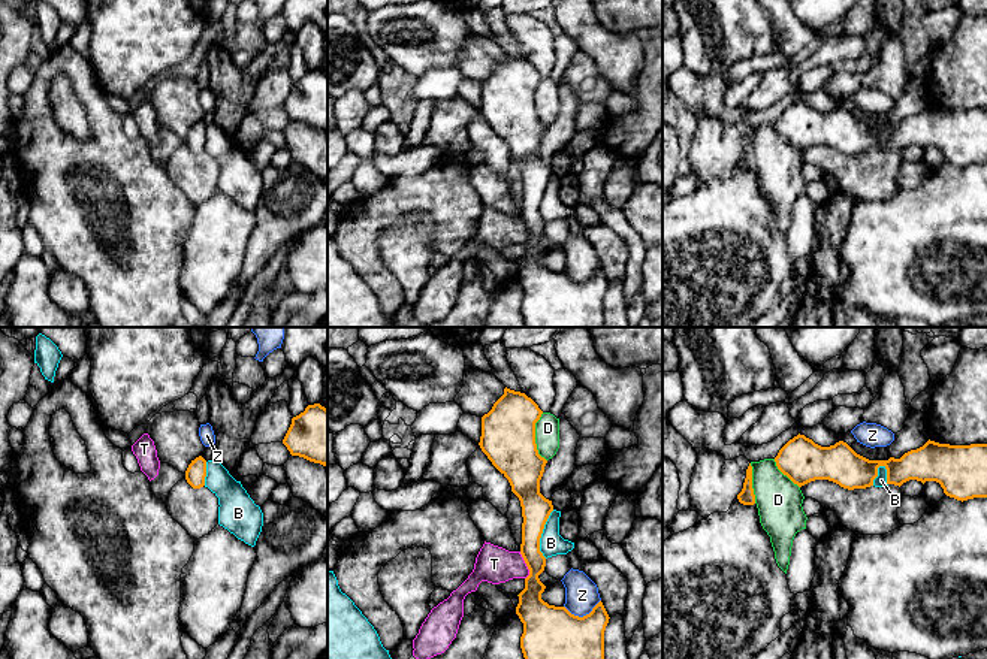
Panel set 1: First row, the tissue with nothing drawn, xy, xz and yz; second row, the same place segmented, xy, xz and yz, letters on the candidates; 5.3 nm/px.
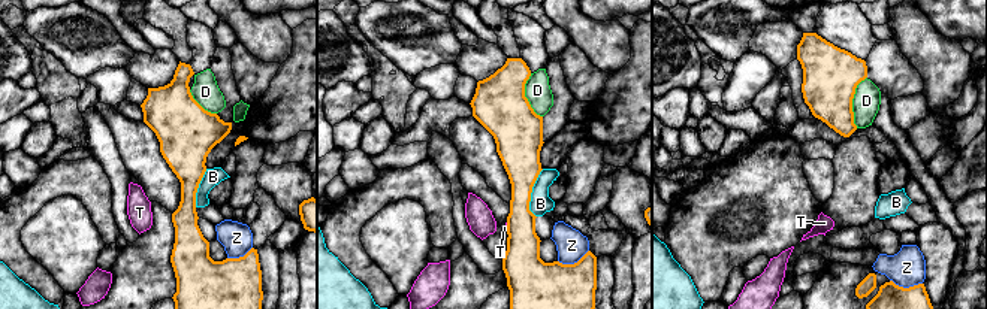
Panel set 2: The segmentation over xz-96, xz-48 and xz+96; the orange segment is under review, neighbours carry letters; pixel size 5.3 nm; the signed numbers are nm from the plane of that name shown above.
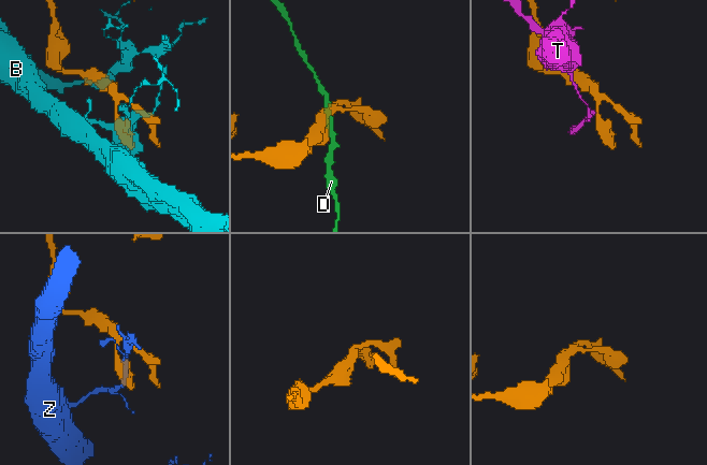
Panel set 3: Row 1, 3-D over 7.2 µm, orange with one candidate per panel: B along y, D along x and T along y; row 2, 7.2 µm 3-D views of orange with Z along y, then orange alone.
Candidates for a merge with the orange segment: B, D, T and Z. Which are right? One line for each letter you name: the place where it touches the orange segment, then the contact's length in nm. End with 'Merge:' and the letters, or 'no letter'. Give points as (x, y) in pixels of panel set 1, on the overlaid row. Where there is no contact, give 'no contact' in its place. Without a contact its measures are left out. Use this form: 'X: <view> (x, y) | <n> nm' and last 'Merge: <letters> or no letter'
Merge: no letter

